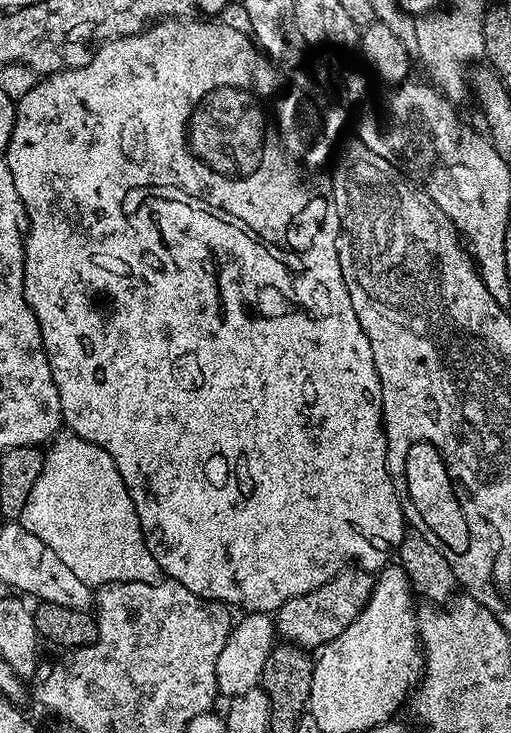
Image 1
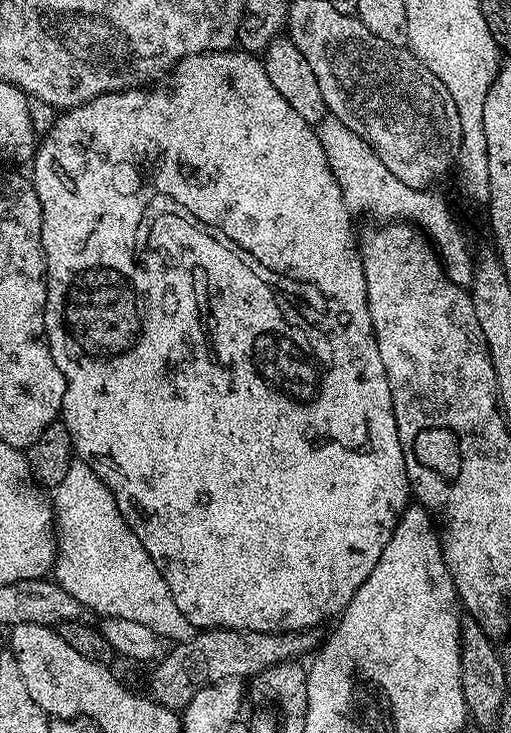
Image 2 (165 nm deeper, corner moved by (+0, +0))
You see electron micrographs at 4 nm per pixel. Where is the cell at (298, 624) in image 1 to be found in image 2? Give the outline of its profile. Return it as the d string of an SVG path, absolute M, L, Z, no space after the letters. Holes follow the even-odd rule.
M233 628L197 631L194 638L179 641L163 653L152 672L150 695L158 704L183 710L200 688L233 678L255 678L278 662L307 657L317 651L322 636L316 630L306 632L239 632ZM168 652L168 653L167 653ZM308 652L308 653L307 653ZM164 660L164 661L163 661ZM161 663L161 664L160 664ZM160 664L160 665L159 665Z

